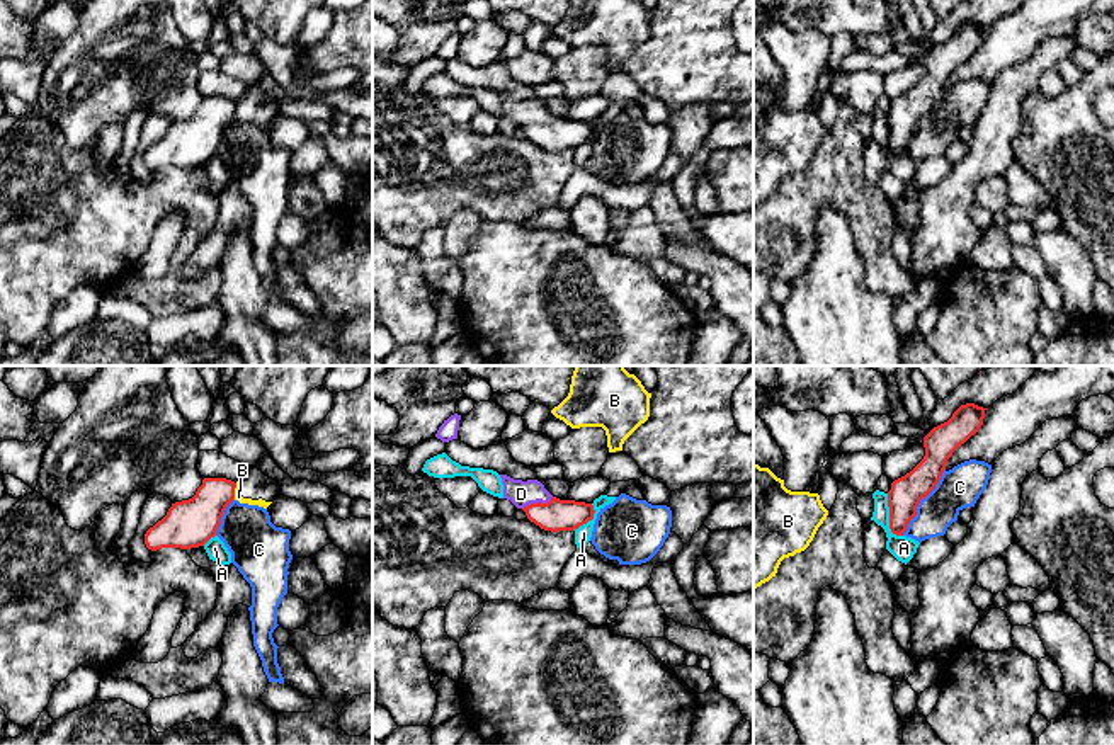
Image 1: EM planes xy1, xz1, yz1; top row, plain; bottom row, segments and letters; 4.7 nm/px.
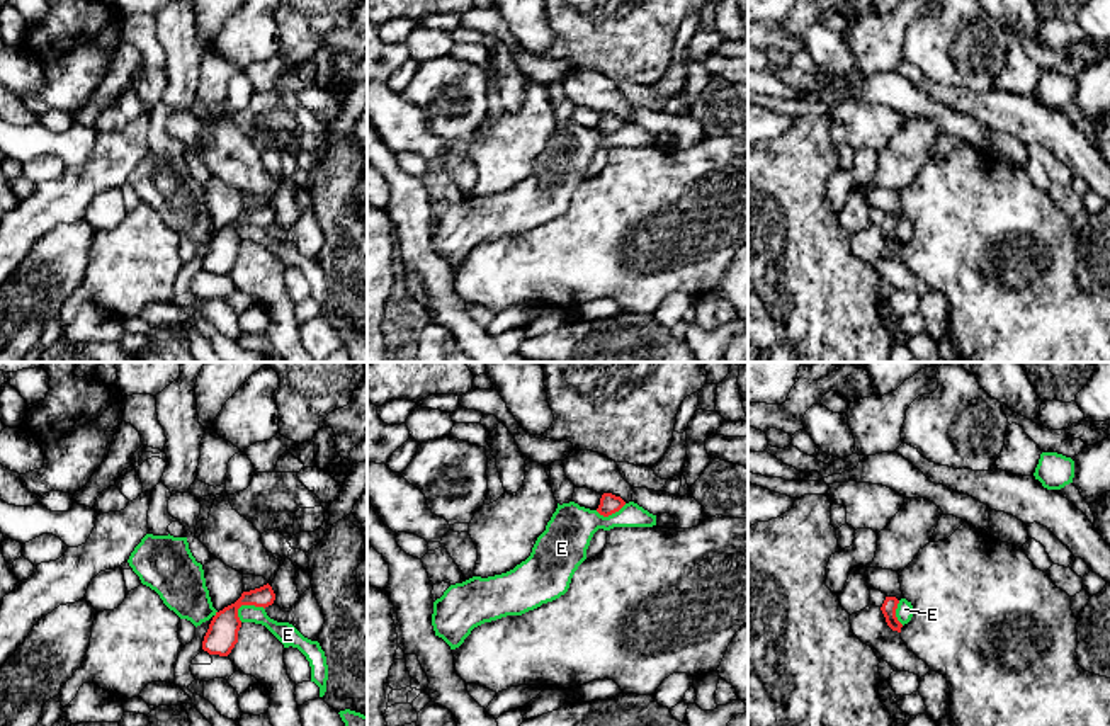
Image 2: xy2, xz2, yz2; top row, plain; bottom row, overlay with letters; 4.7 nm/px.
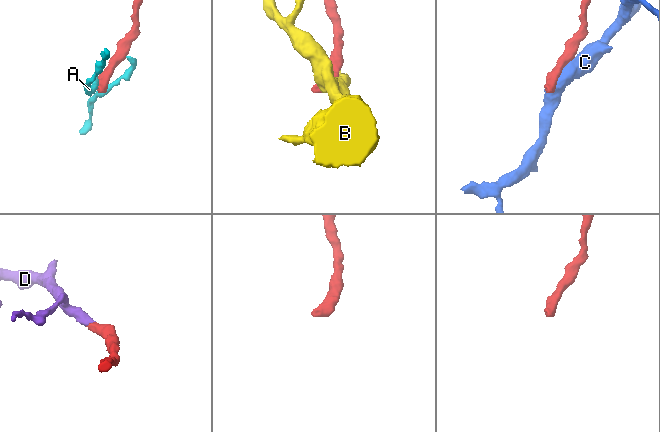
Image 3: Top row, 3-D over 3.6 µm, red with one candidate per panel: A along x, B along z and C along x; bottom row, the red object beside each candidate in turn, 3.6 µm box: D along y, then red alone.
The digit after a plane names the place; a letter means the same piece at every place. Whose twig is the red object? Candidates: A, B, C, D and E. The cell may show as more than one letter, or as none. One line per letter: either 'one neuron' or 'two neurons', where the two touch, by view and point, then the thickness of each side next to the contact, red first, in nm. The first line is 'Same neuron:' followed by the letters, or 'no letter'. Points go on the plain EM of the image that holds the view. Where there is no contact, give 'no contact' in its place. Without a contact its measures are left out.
Same neuron: D
A: two neurons; contact yz1 (890, 136); calibres 150 and 120 nm
B: two neurons; contact xy1 (233, 111); calibres 220 and 40 nm
C: two neurons; contact yz1 (919, 121); calibres 150 and 190 nm
D: one neuron; contact xz1 (538, 121); calibres 150 and 120 nm
E: two neurons; contact xy2 (247, 223); calibres 150 and 100 nm

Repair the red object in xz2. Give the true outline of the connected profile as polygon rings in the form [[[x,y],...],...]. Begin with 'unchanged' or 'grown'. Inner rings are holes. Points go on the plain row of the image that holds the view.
unchanged; [[[603,112],[597,131],[603,136],[609,136],[619,131],[624,124],[626,121],[620,116],[615,116],[612,112]]]

